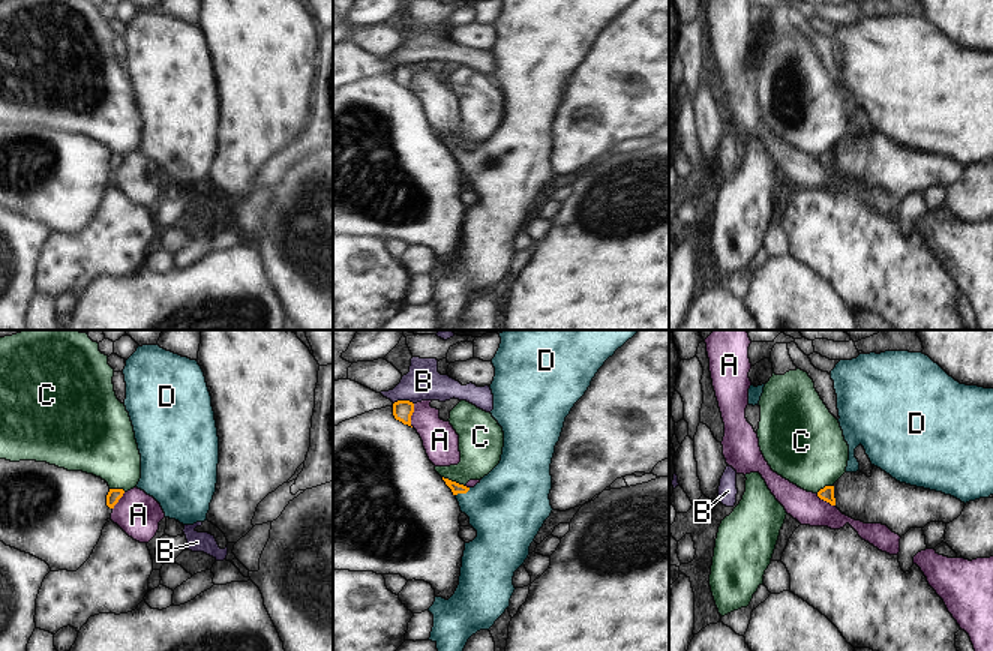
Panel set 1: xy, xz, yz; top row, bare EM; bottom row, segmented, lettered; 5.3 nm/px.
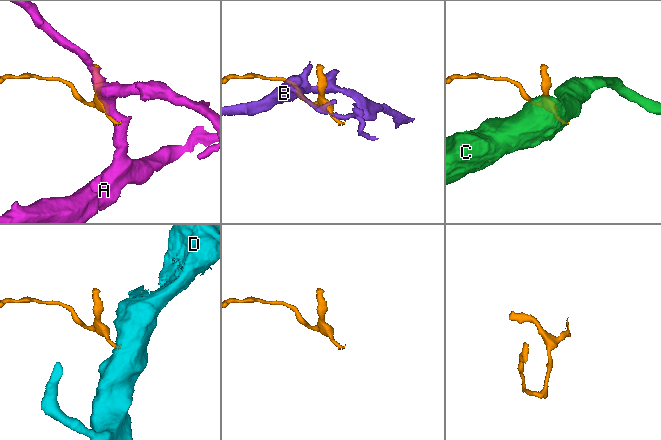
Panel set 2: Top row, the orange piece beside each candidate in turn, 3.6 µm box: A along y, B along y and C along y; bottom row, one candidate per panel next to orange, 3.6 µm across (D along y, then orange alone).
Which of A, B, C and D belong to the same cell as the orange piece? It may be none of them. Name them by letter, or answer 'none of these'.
D

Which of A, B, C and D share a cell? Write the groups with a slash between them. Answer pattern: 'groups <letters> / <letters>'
groups A / B / C / D

